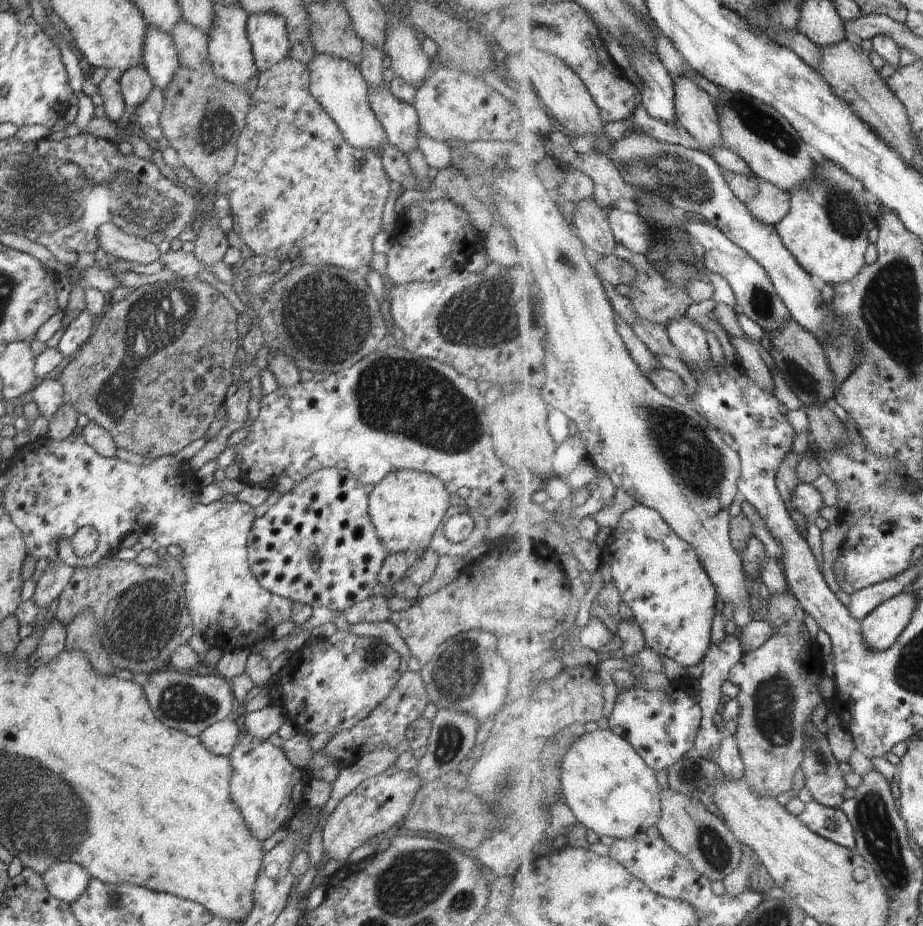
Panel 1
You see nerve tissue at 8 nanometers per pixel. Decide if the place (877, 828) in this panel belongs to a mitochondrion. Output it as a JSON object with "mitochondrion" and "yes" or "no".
{"mitochondrion":"yes"}

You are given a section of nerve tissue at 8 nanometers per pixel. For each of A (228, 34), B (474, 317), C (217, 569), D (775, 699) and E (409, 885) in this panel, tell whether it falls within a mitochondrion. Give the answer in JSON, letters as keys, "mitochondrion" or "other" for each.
{"A":"other","B":"mitochondrion","C":"mitochondrion","D":"mitochondrion","E":"mitochondrion"}

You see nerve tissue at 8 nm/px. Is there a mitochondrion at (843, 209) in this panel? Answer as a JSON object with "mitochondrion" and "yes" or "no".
{"mitochondrion":"yes"}

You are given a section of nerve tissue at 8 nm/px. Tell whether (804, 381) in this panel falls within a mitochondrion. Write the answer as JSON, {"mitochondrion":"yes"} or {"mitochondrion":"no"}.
{"mitochondrion":"yes"}

